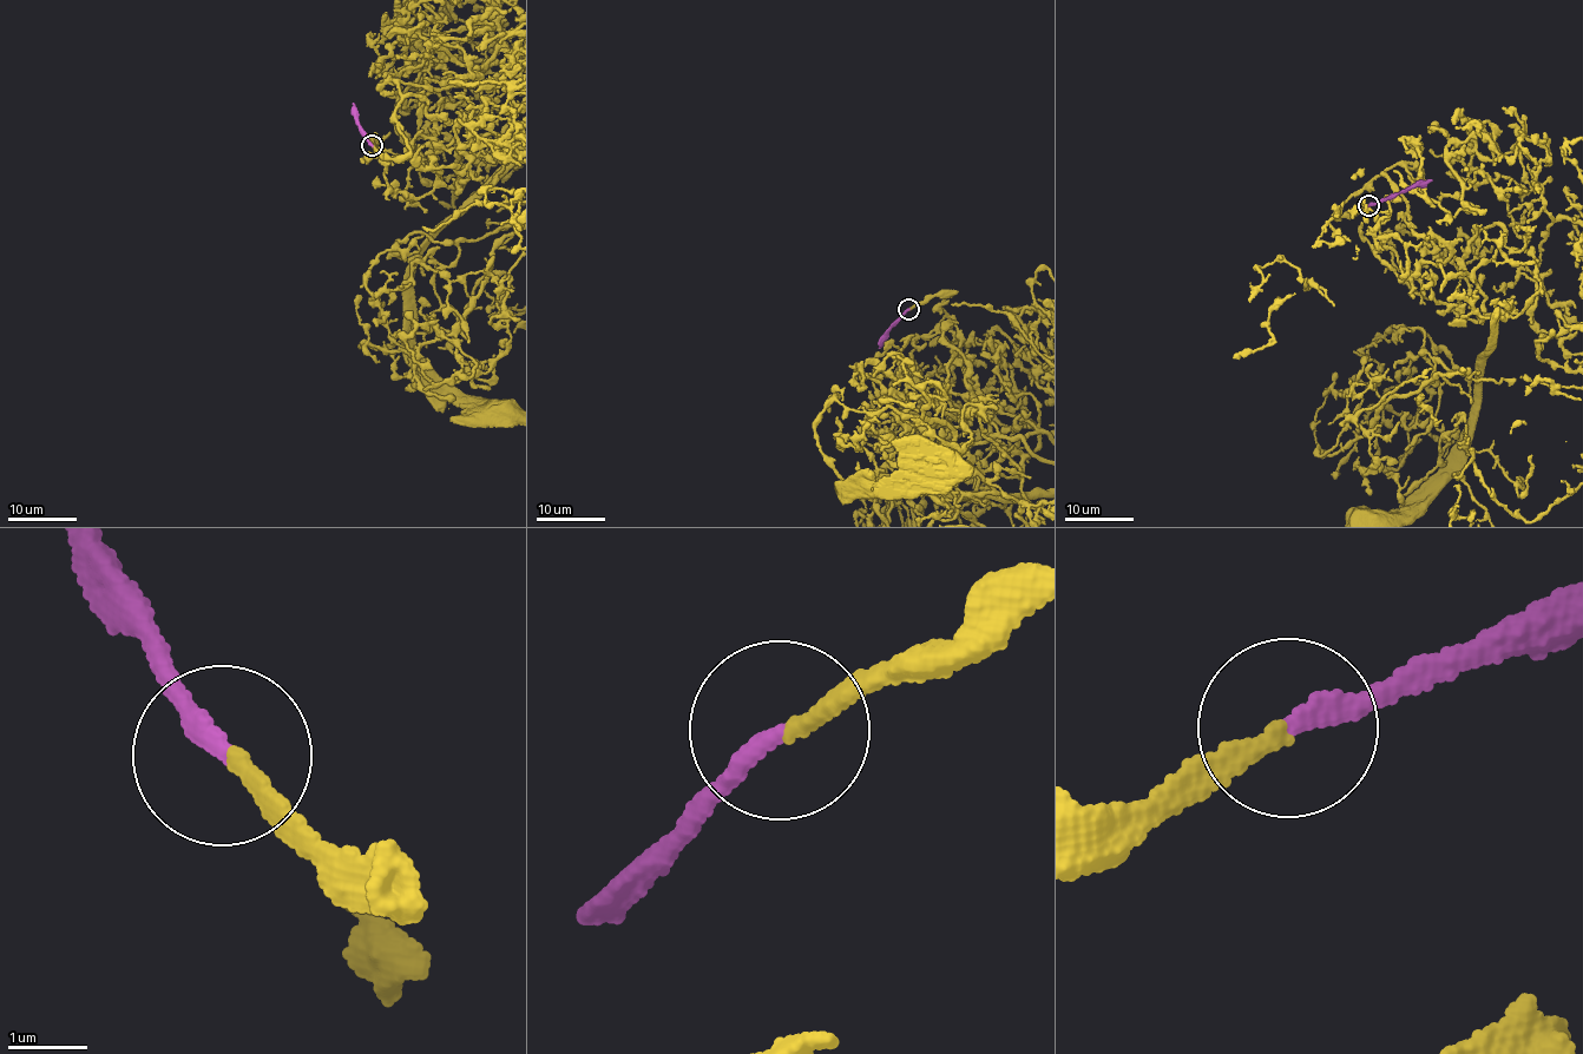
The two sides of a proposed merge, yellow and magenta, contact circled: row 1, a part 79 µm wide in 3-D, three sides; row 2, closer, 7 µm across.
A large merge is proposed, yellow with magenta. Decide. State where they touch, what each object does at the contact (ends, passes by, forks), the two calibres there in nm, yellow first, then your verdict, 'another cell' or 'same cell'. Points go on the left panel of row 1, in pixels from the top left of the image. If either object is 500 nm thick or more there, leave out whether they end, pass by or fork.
place (372, 145); yellow ends; magenta ends; calibres 240 and 280 nm; same cell

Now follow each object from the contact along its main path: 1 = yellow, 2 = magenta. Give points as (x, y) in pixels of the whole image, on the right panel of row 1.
1: (1368, 206), (1335, 211), (1403, 164), (1464, 239), (1465, 289), (1475, 254), (1504, 284), (1465, 461), (1373, 521)
2: (1368, 206), (1432, 180)

